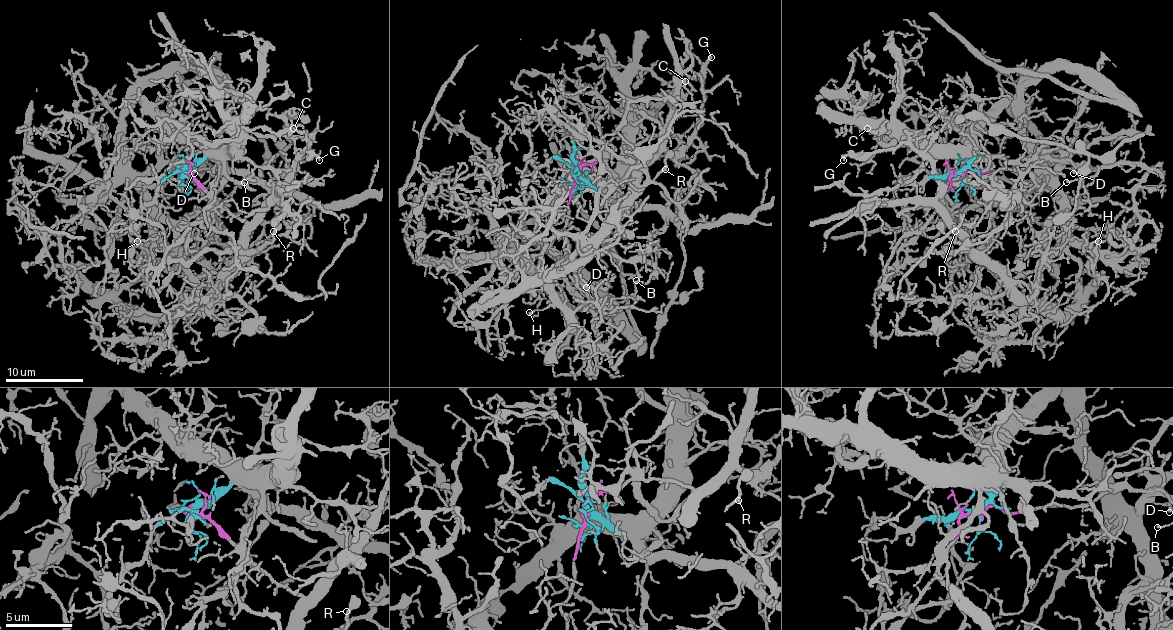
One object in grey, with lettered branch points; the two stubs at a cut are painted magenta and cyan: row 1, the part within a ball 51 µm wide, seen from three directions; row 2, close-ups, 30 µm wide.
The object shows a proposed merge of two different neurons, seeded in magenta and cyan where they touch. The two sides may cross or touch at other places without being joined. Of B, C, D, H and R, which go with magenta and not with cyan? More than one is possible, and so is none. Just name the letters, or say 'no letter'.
R

